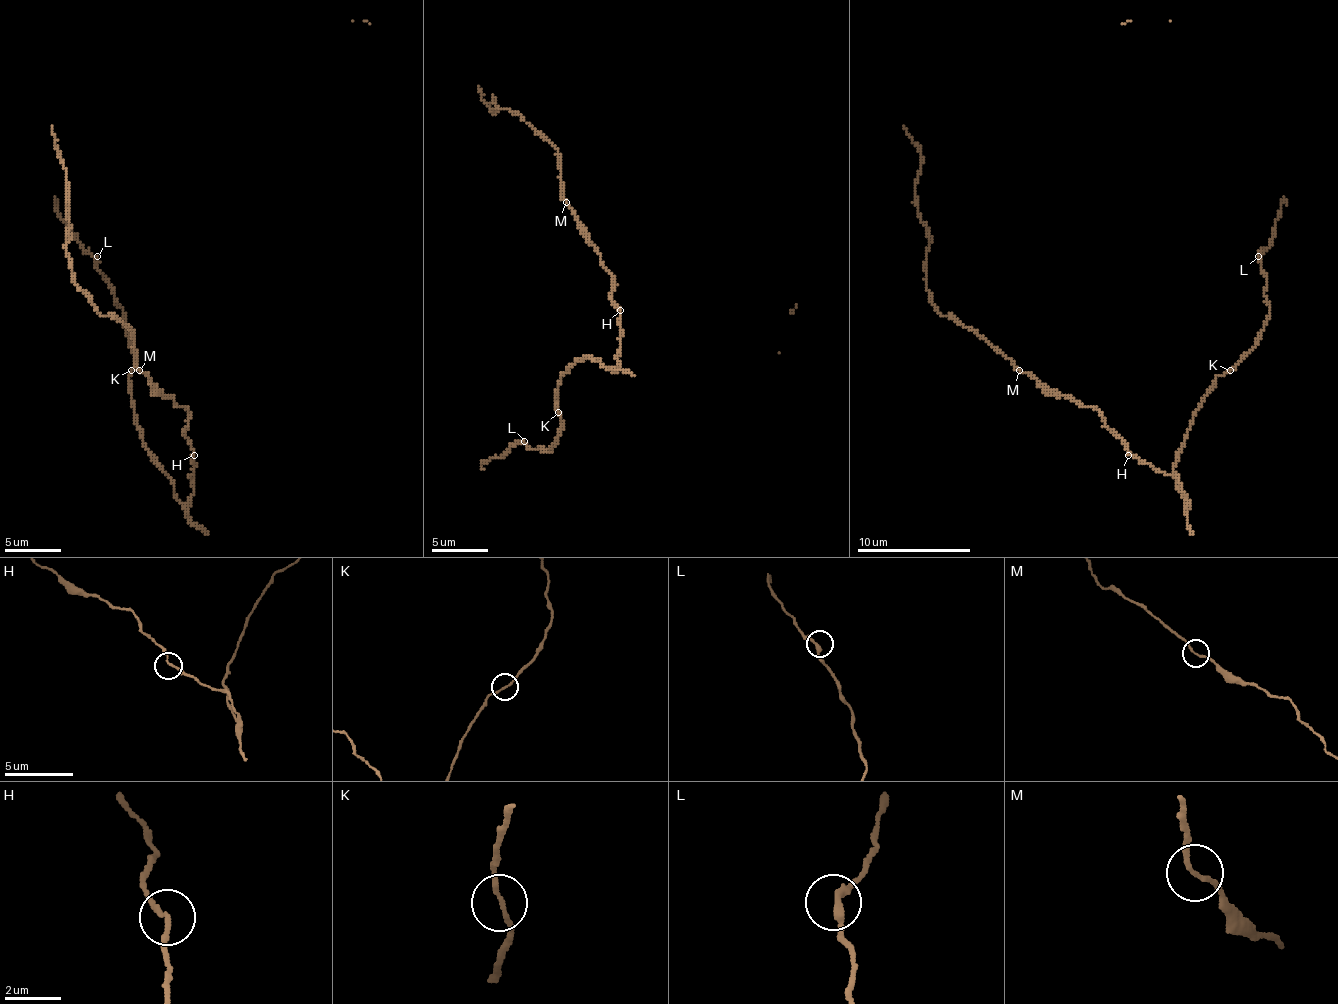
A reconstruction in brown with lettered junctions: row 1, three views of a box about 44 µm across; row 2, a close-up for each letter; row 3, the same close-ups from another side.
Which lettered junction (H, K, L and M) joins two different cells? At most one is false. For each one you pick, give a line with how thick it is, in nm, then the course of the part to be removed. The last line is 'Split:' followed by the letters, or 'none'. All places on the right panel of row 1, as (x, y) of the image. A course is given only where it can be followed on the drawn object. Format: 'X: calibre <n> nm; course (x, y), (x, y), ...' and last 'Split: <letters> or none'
Split: none

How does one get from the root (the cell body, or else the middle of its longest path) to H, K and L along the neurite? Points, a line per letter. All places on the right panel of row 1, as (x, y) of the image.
H: (1179, 460), (1173, 472), (1184, 503), (1182, 483), (1176, 477), (1156, 472), (1147, 463), (1128, 455)
K: (1179, 460), (1179, 449), (1193, 421), (1193, 412), (1213, 381), (1230, 370)
L: (1179, 460), (1201, 398), (1255, 344), (1269, 313), (1264, 296), (1267, 273), (1258, 256)

